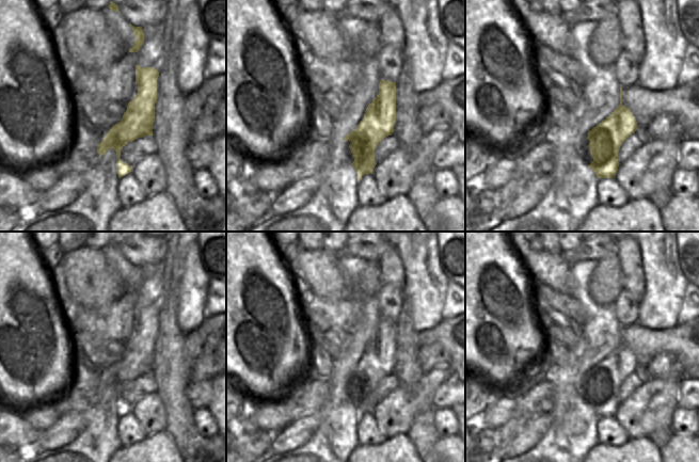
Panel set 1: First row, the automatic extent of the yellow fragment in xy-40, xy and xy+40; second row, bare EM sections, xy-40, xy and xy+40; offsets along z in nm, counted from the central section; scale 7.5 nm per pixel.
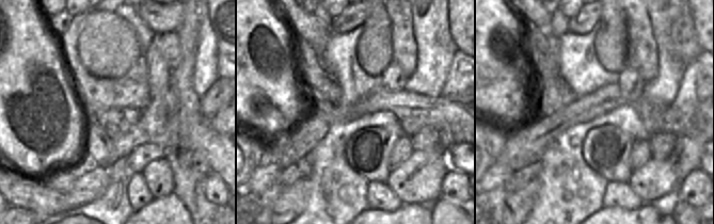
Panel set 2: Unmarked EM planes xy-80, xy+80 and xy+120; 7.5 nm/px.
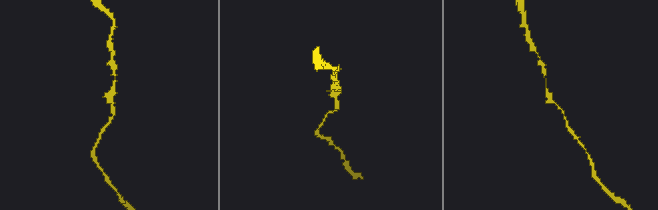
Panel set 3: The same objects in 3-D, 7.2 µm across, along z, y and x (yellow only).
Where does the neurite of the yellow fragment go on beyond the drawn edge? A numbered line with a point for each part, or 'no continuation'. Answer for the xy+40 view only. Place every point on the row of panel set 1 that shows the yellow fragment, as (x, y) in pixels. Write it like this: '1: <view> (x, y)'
no continuation

